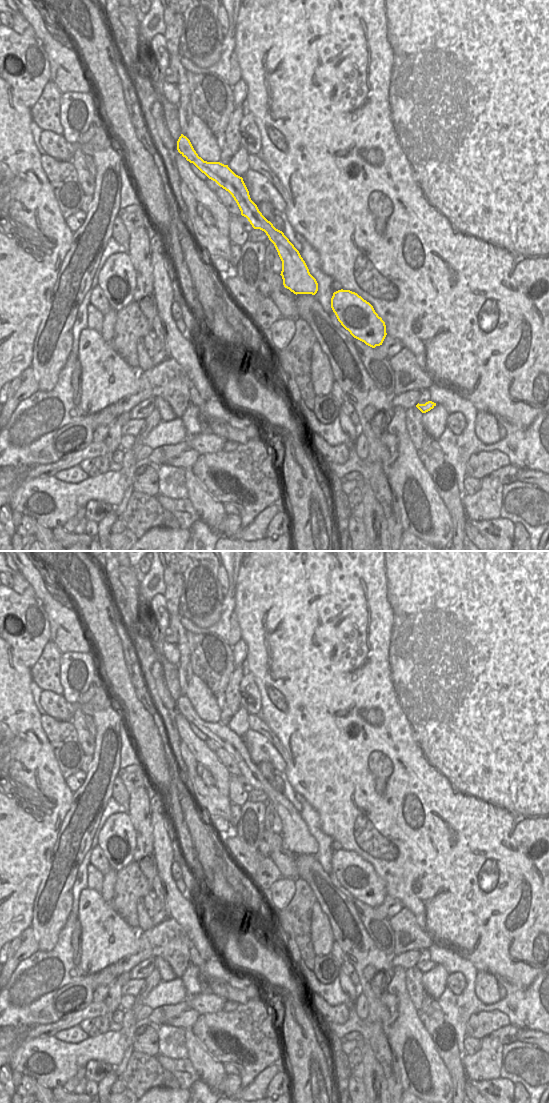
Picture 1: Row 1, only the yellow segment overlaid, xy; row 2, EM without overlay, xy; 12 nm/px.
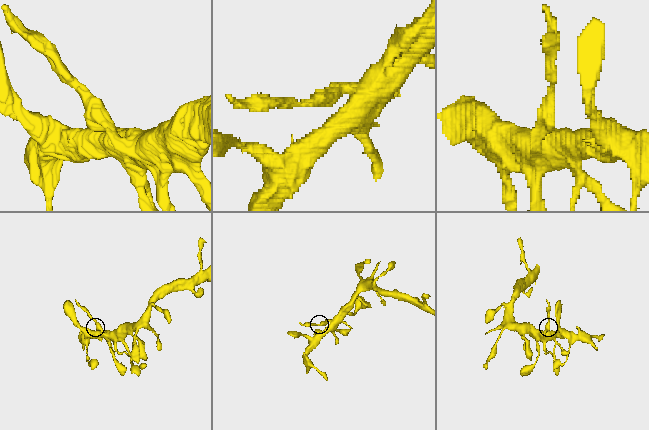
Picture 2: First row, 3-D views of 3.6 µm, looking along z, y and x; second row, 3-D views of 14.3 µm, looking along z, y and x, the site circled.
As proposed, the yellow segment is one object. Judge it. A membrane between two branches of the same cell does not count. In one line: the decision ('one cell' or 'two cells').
two cells

